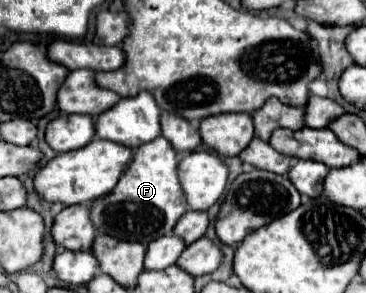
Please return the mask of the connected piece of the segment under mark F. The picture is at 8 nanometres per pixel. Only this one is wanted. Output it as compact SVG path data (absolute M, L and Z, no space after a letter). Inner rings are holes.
M164 136L140 146L116 188L108 196L94 200L90 206L92 222L98 234L142 244L172 234L172 228L186 210L188 204L178 178L178 156Z

